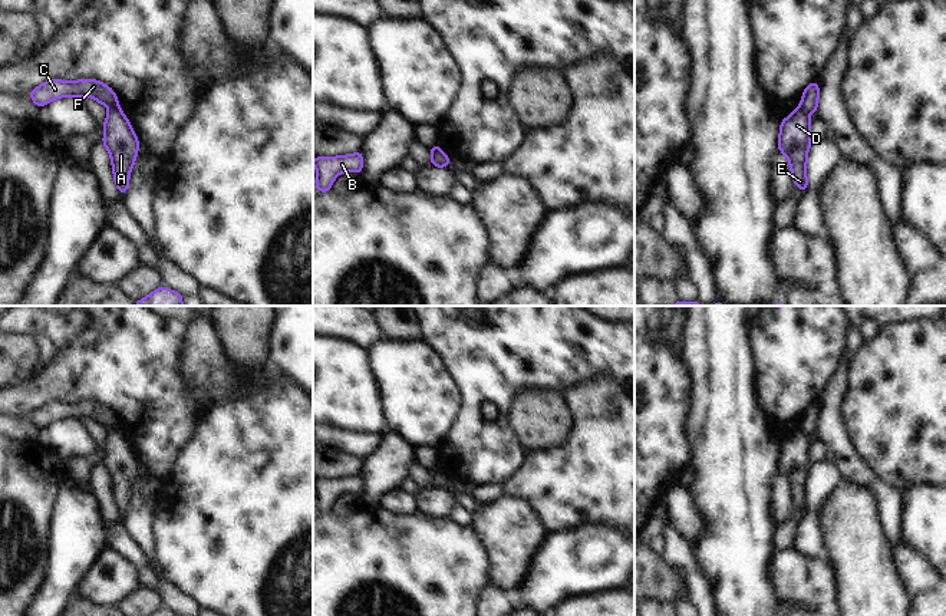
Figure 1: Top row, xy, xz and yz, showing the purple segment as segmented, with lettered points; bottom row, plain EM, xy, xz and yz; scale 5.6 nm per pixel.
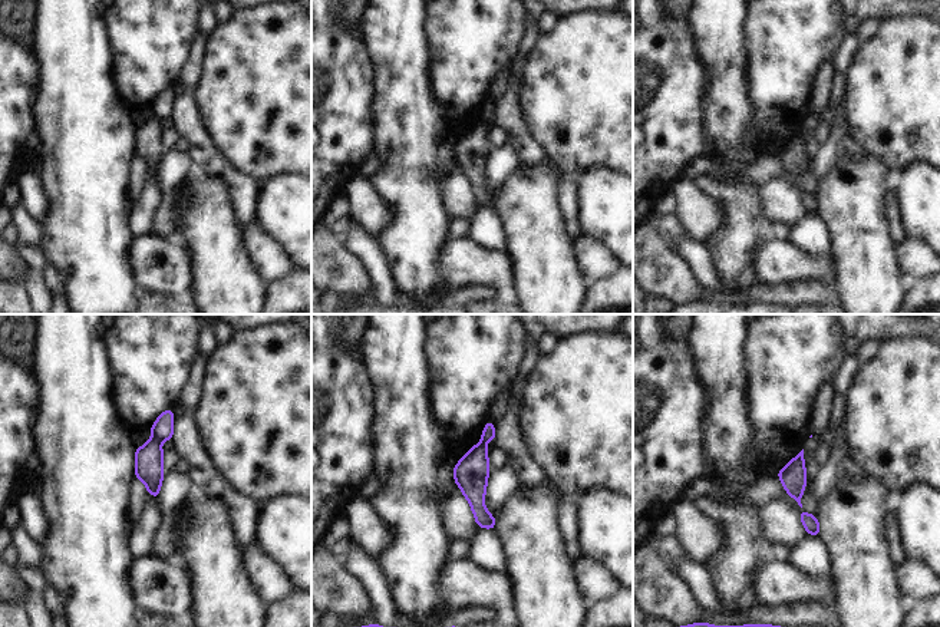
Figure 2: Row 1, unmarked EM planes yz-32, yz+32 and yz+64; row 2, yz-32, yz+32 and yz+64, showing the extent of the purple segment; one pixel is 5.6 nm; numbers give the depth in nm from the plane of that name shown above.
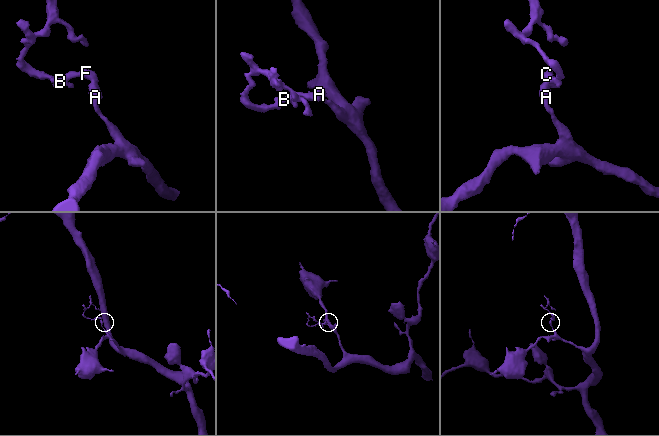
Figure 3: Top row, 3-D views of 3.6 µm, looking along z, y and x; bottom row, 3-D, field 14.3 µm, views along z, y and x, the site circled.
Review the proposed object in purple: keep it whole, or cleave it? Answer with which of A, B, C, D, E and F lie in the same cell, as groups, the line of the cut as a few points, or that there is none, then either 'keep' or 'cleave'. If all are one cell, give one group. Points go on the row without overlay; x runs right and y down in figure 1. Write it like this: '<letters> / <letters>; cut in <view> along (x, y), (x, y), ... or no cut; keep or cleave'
A D E / B C F; cut in xy along (109, 430), (118, 431); cleave

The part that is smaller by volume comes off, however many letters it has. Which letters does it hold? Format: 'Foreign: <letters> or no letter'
Foreign: B, C, F.

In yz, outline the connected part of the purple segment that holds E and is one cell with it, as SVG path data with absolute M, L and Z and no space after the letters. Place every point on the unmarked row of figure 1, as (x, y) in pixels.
M795 431L790 438L781 442L778 472L785 475L792 494L794 505L807 514L807 477L811 468L808 435Z

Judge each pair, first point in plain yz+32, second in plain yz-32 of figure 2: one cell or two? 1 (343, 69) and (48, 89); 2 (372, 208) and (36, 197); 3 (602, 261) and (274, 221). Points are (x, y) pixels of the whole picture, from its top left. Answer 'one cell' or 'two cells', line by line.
1: two cells
2: one cell
3: two cells

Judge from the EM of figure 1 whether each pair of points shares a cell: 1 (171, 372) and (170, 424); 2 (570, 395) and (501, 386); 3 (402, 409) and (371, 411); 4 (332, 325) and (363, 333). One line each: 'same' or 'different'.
1: same
2: different
3: different
4: same

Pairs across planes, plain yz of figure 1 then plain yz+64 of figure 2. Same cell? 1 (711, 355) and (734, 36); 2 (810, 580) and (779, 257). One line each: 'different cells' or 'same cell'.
1: same cell
2: same cell

